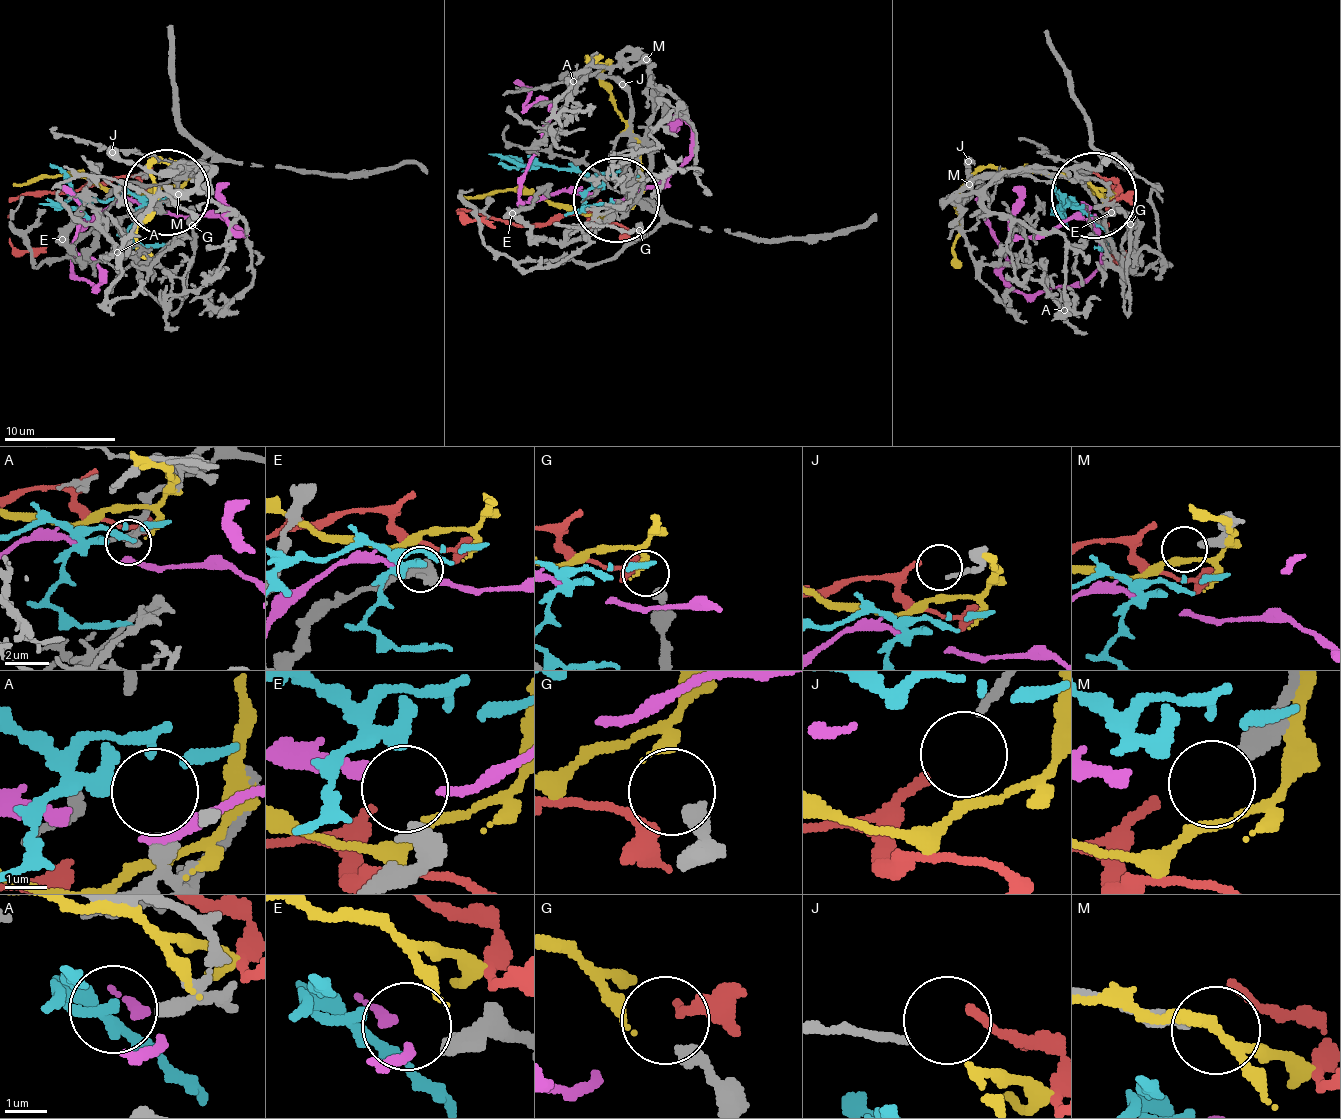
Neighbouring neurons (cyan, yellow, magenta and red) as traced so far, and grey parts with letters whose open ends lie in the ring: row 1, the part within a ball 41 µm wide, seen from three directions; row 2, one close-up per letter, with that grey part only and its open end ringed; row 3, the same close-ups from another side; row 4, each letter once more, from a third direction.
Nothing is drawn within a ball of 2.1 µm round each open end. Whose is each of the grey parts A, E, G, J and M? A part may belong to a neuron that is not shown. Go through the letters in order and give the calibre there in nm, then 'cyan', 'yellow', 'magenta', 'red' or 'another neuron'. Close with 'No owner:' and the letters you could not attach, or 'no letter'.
A: 400 nm | cyan
E: 440 nm | another neuron
G: 400 nm | yellow
J: 190 nm | red
M: 400 nm | another neuron
No owner: E, M

